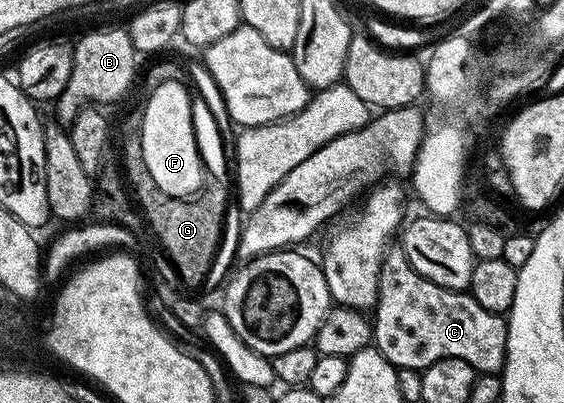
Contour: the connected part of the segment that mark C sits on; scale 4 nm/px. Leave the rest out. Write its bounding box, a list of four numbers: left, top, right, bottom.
[373,248,507,374]

